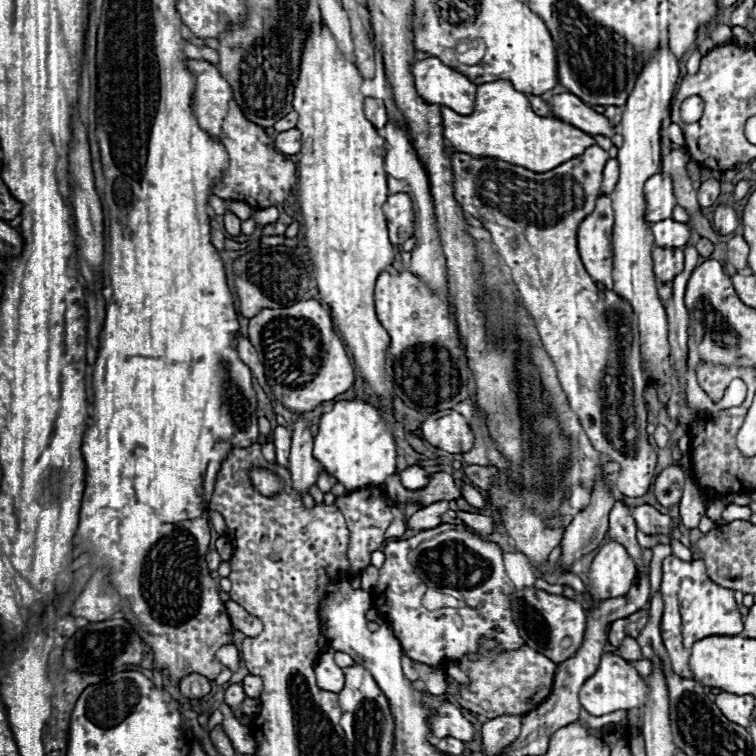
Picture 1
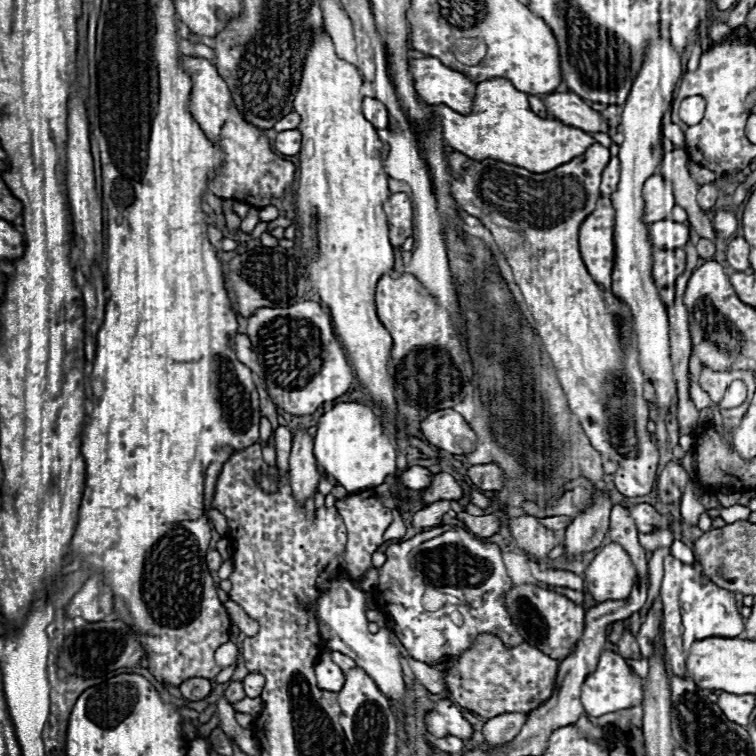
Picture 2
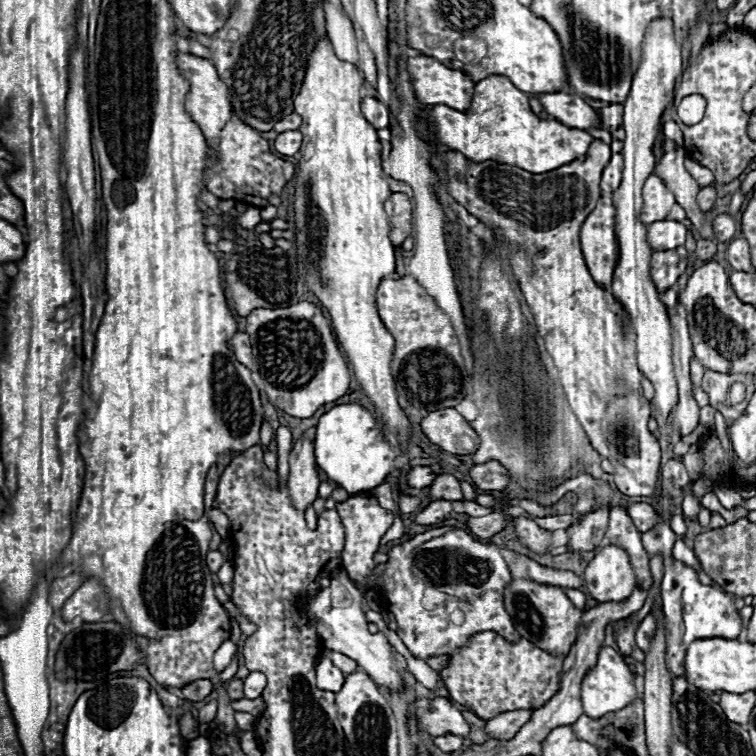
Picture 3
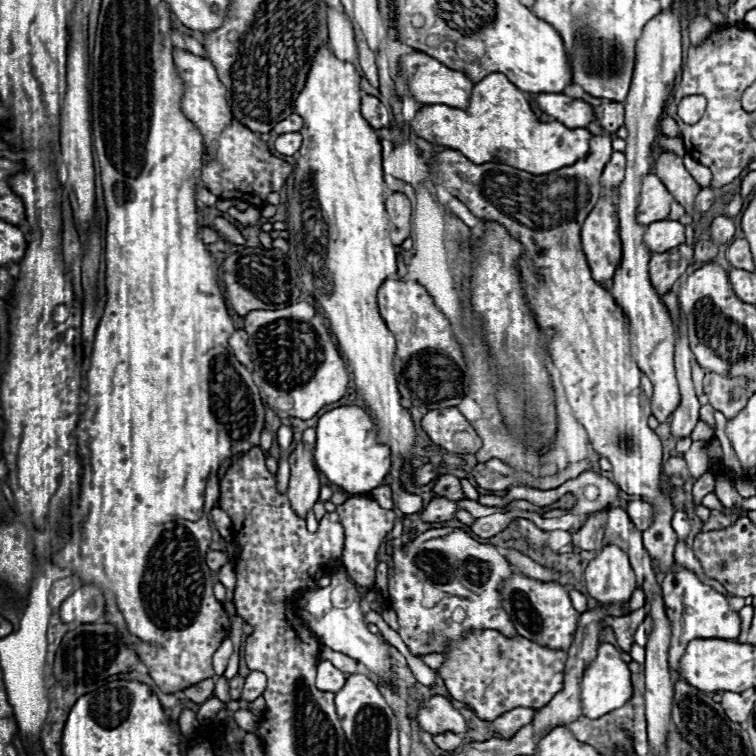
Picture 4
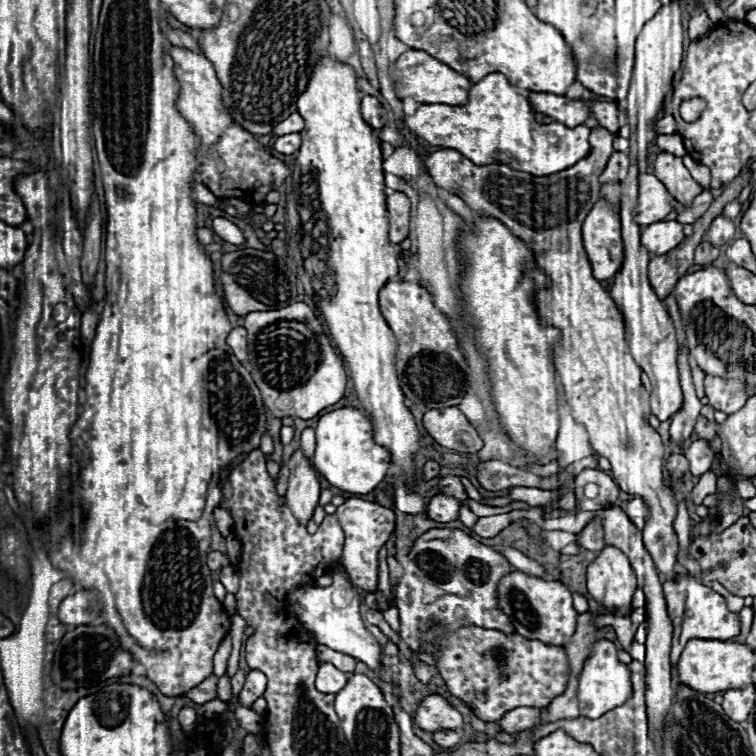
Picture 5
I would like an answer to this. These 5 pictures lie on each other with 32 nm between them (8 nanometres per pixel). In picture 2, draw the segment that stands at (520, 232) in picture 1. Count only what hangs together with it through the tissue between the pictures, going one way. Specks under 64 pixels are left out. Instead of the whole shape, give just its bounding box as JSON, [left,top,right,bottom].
[448,142,660,496]

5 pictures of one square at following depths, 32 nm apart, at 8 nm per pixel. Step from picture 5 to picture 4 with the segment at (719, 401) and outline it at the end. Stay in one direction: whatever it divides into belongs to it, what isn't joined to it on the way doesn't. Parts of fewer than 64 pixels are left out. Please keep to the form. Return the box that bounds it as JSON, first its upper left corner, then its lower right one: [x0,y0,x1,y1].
[704,374,752,418]

